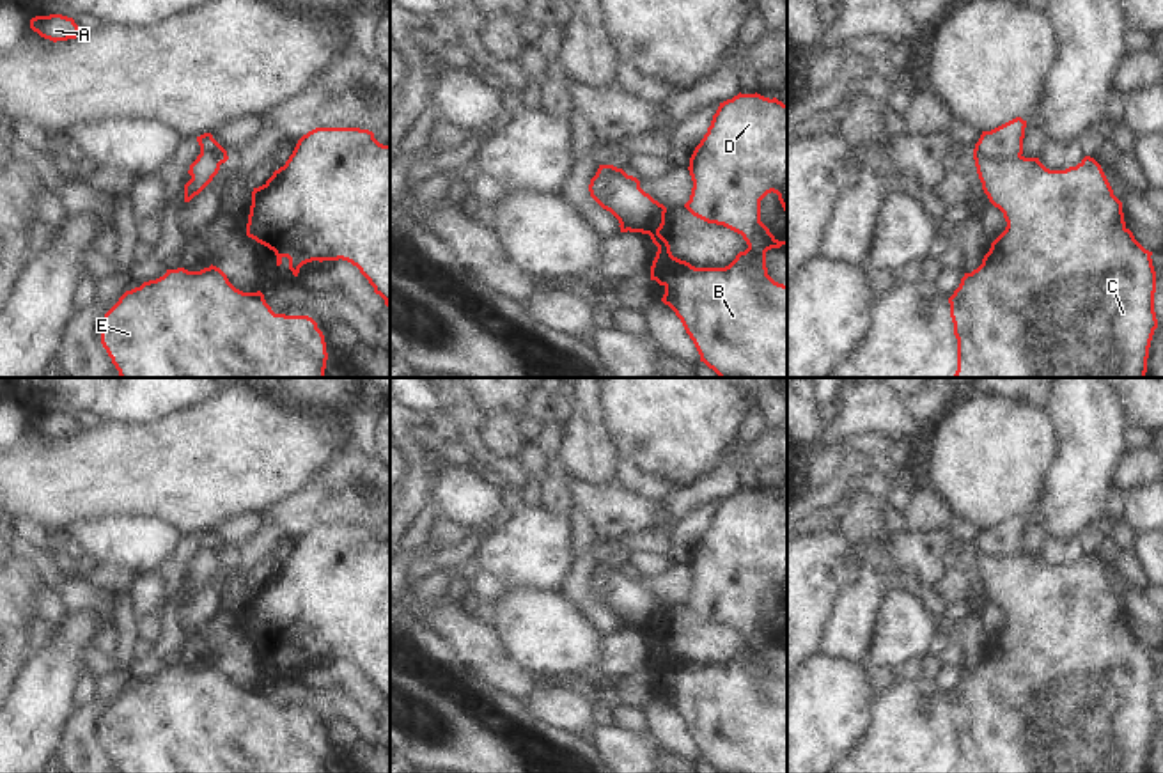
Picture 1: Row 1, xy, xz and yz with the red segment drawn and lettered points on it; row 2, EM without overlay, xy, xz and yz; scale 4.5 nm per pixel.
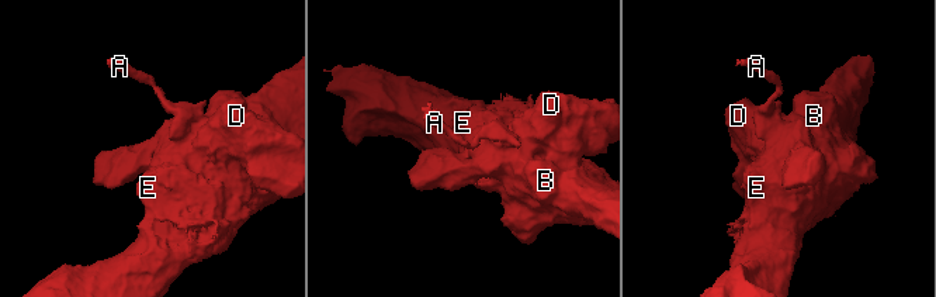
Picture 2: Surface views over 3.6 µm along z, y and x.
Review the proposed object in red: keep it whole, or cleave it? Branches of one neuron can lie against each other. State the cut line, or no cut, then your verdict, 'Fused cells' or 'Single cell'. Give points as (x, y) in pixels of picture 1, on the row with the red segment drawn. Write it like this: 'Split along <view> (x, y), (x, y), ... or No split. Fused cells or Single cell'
Split along yz (974, 151), (991, 158), (1020, 156). Fused cells

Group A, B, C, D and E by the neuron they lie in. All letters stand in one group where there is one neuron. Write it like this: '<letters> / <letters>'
A / B C D E

